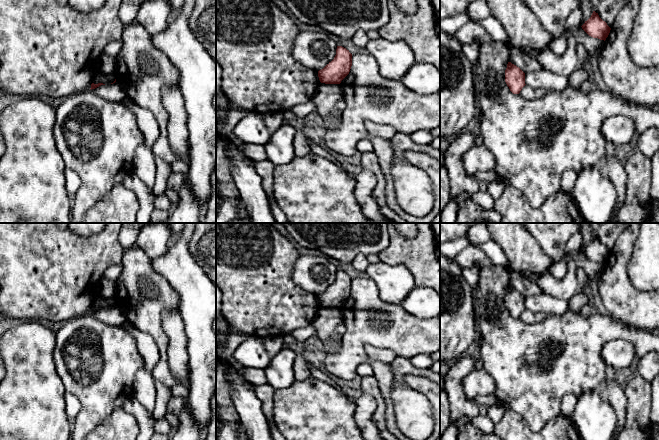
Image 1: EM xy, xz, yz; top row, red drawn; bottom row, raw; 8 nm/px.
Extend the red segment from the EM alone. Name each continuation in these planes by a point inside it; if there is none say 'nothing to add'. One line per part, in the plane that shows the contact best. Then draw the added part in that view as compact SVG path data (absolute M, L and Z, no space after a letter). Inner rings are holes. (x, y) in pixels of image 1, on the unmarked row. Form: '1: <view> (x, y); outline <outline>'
nothing to add

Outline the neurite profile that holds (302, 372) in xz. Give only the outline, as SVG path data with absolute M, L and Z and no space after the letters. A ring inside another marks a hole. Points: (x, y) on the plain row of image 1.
M297 354L294 362L294 378L295 381L303 381L311 376L308 362L302 355Z

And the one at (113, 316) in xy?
M117 306L109 309L101 309L91 315L109 325L123 325L126 322L123 312Z

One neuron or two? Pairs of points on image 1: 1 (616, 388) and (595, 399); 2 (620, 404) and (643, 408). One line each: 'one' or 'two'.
1: two
2: two

